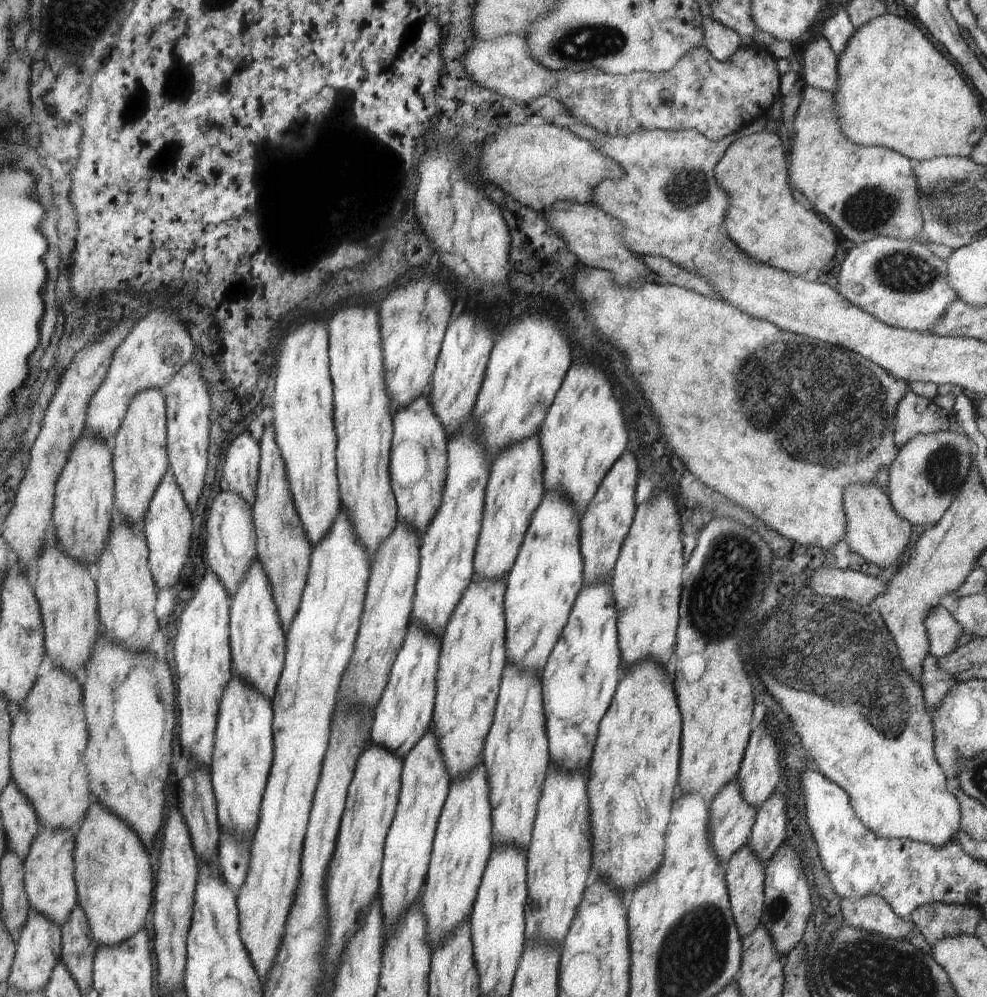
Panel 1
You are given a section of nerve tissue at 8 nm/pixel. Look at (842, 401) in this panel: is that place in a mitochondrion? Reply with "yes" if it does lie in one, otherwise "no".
yes

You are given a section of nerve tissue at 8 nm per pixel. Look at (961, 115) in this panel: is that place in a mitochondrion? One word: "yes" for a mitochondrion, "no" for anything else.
no

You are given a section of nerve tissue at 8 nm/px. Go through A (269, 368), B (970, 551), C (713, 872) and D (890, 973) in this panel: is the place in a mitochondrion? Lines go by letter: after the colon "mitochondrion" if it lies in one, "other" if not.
A: other
B: other
C: other
D: mitochondrion

